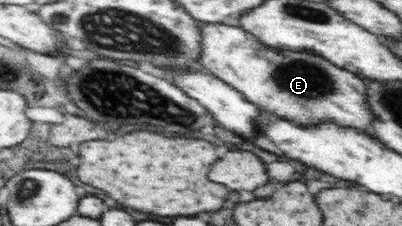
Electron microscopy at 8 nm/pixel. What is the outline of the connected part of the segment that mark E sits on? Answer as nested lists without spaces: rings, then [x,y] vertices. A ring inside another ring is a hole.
[[[199,23],[198,62],[208,73],[224,81],[251,103],[295,122],[311,123],[331,119],[365,131],[372,118],[363,105],[363,78],[323,61],[323,57],[291,51],[275,51],[259,45],[256,37],[243,33],[239,27],[219,23]]]

